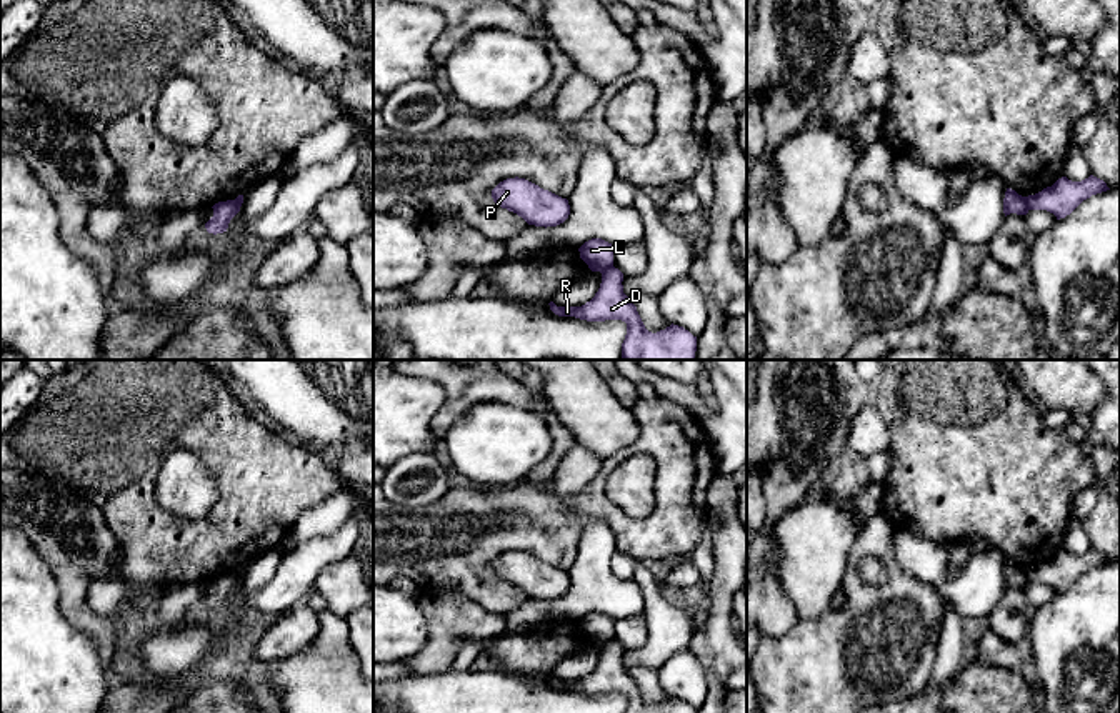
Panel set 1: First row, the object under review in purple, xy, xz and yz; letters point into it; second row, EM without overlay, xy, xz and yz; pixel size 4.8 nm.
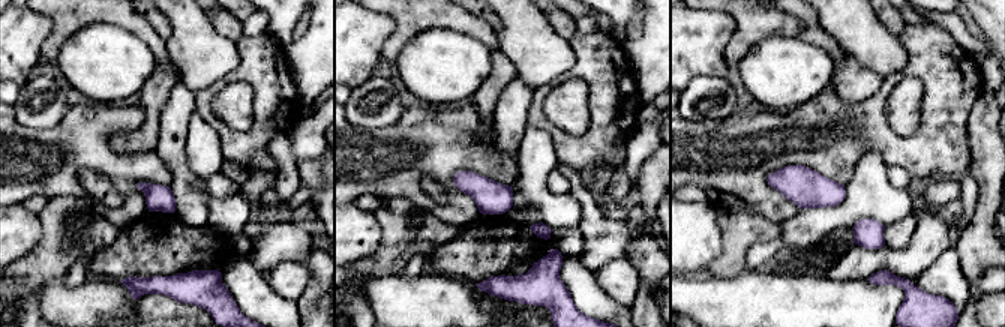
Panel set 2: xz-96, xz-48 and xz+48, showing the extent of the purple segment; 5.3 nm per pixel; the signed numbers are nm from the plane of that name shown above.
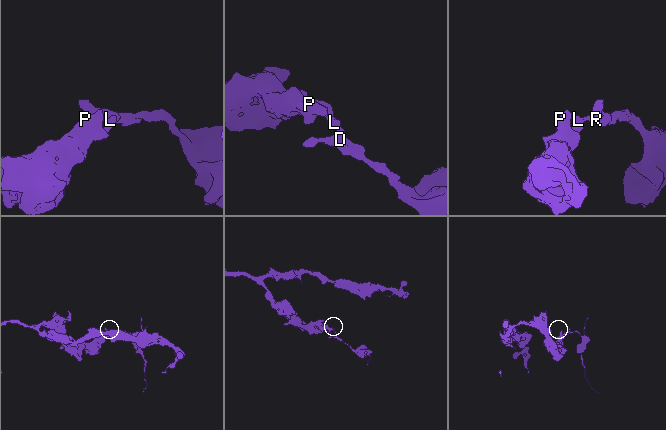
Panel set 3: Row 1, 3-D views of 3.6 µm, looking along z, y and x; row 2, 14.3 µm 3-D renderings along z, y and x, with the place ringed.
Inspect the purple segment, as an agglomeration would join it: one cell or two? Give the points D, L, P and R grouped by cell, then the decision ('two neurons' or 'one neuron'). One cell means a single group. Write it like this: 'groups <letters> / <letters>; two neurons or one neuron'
groups D R / L P; two neurons

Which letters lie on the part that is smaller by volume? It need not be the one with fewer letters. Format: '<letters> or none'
D, R

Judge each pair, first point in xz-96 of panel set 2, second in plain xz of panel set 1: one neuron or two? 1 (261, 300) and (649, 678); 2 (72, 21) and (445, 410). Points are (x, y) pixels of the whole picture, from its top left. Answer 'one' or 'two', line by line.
1: one
2: one

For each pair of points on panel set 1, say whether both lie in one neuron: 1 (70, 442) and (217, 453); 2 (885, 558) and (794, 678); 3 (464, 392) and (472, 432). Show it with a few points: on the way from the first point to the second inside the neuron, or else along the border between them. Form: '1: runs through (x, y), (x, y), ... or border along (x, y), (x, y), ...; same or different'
1: runs through (107, 437), (180, 437); same
2: runs through (889, 590), (825, 653); same
3: border along (505, 402), (479, 402), (472, 405), (442, 438); different

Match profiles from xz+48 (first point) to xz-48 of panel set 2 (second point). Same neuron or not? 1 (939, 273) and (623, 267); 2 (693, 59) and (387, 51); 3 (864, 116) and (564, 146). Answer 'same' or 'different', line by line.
1: same
2: different
3: same

